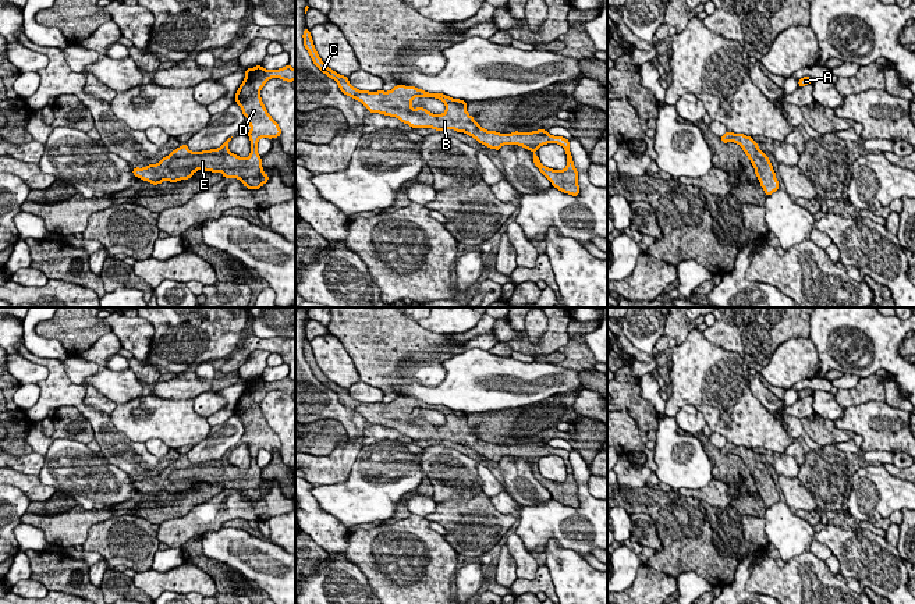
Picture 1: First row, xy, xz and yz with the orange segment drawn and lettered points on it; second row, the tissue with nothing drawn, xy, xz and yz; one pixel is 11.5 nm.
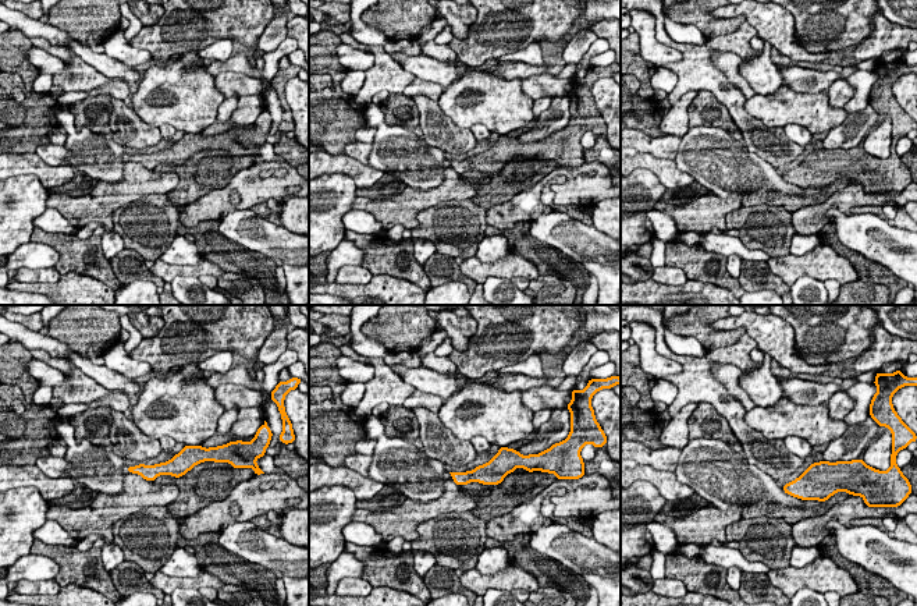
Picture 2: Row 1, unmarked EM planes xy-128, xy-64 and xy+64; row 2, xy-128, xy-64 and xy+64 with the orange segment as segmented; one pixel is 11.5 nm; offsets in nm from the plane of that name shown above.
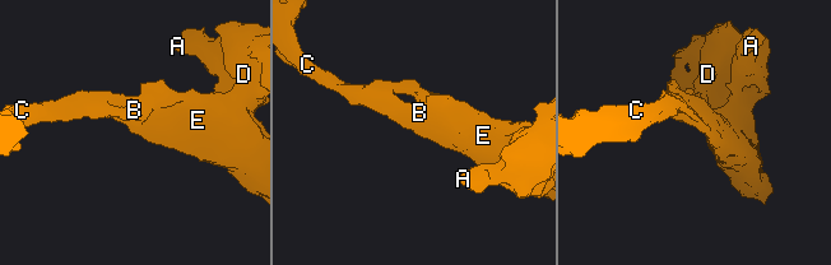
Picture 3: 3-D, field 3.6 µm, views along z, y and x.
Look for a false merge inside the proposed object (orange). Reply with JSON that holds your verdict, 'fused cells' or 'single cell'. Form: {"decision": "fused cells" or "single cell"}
{"decision": "single cell"}

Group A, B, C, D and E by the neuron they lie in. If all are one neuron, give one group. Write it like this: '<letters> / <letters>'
A B C D E

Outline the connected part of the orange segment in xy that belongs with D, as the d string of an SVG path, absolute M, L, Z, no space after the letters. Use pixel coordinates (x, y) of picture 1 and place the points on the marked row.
M288 64L279 70L265 70L262 65L245 68L245 79L235 93L235 103L241 107L244 117L251 125L248 136L251 141L251 153L247 159L233 154L228 150L228 138L220 148L191 152L184 143L173 150L156 164L149 164L143 168L134 167L132 174L153 185L162 184L164 180L177 182L188 180L198 170L223 174L223 178L237 178L248 189L259 189L265 182L269 182L269 174L263 173L262 157L258 153L258 141L260 138L273 139L281 135L280 125L267 113L260 89L265 84L279 77L283 81L292 84L295 70Z

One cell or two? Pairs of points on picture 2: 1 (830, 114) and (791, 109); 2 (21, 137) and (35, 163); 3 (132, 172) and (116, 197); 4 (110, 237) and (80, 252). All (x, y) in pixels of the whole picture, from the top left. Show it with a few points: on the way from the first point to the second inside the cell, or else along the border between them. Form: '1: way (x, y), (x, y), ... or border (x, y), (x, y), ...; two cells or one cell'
1: way (820, 114), (800, 109); one cell
2: border (14, 152), (34, 153); two cells
3: way (132, 177), (121, 191); one cell
4: border (100, 237), (103, 255), (109, 261); two cells

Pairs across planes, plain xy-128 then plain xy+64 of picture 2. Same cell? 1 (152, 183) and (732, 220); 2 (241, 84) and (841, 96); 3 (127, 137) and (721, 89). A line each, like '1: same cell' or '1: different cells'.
1: different cells
2: same cell
3: same cell

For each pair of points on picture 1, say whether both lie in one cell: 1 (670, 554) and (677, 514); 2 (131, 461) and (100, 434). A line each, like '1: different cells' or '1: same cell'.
1: same cell
2: same cell

